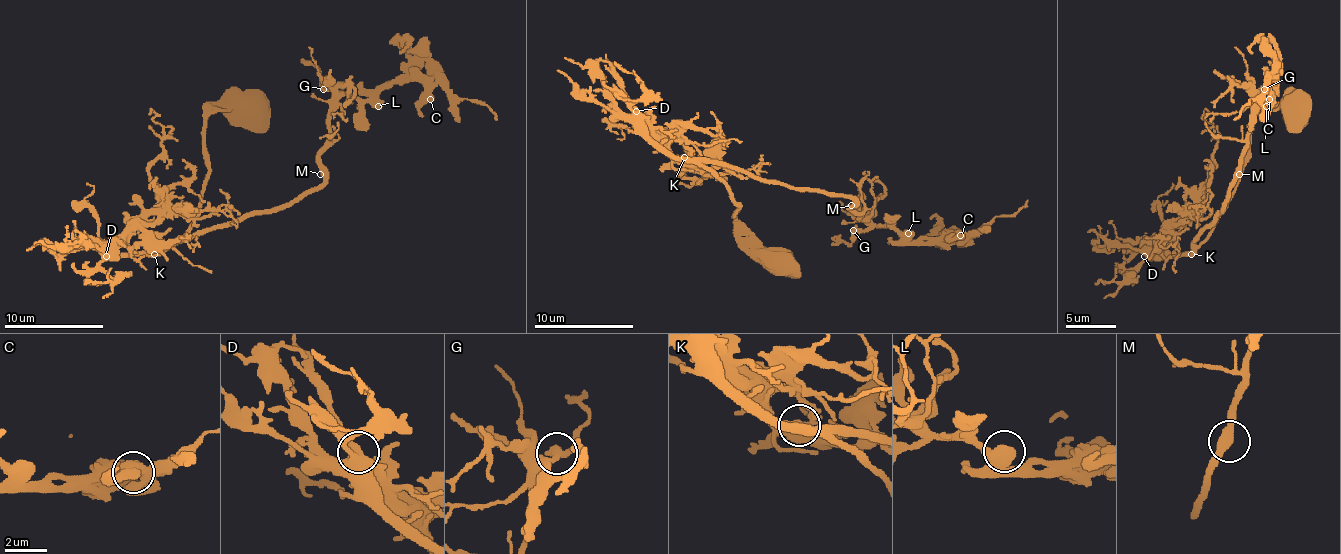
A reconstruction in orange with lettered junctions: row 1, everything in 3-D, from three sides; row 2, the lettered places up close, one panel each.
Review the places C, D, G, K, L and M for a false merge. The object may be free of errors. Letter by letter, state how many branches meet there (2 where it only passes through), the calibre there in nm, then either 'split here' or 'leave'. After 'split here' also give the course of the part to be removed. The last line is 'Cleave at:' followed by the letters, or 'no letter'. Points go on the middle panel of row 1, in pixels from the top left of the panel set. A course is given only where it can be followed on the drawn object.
C: branches 2; calibre 440 nm; leave
D: branches 3; calibre 500 nm; leave
G: branches 2; calibre 400 nm; leave
K: branches 2; calibre 480 nm; leave
L: branches 2; calibre 500 nm; leave
M: branches 2; calibre 480 nm; leave
Cleave at: no letter

